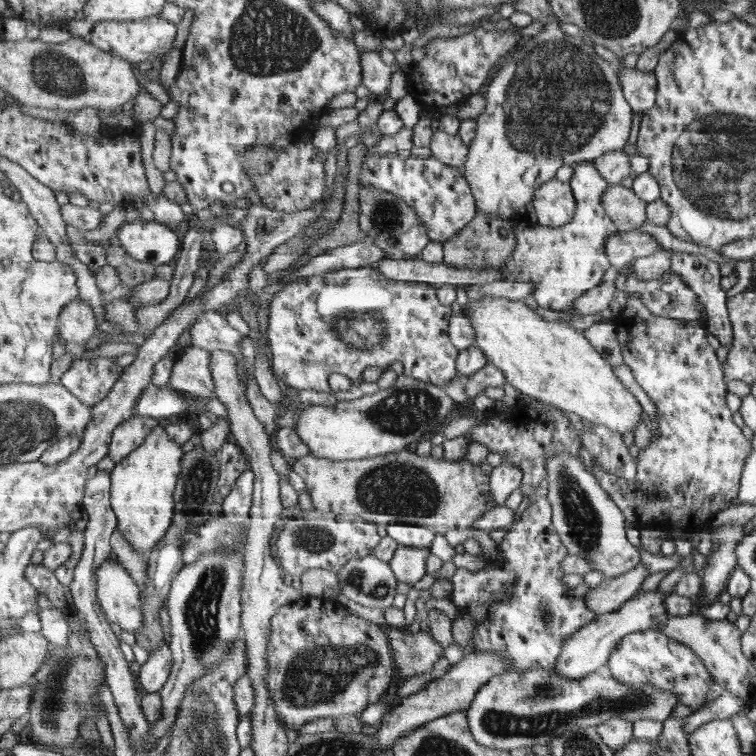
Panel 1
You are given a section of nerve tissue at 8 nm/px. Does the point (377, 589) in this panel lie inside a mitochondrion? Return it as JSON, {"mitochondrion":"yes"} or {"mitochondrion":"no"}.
{"mitochondrion":"yes"}

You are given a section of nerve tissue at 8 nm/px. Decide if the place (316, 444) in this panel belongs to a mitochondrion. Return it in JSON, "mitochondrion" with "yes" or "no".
{"mitochondrion":"no"}

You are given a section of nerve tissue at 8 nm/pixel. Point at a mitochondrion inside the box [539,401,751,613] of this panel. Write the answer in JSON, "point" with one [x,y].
{"point":[583,522]}

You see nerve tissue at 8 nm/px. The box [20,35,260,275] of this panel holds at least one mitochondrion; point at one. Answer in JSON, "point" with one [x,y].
{"point":[60,76]}

